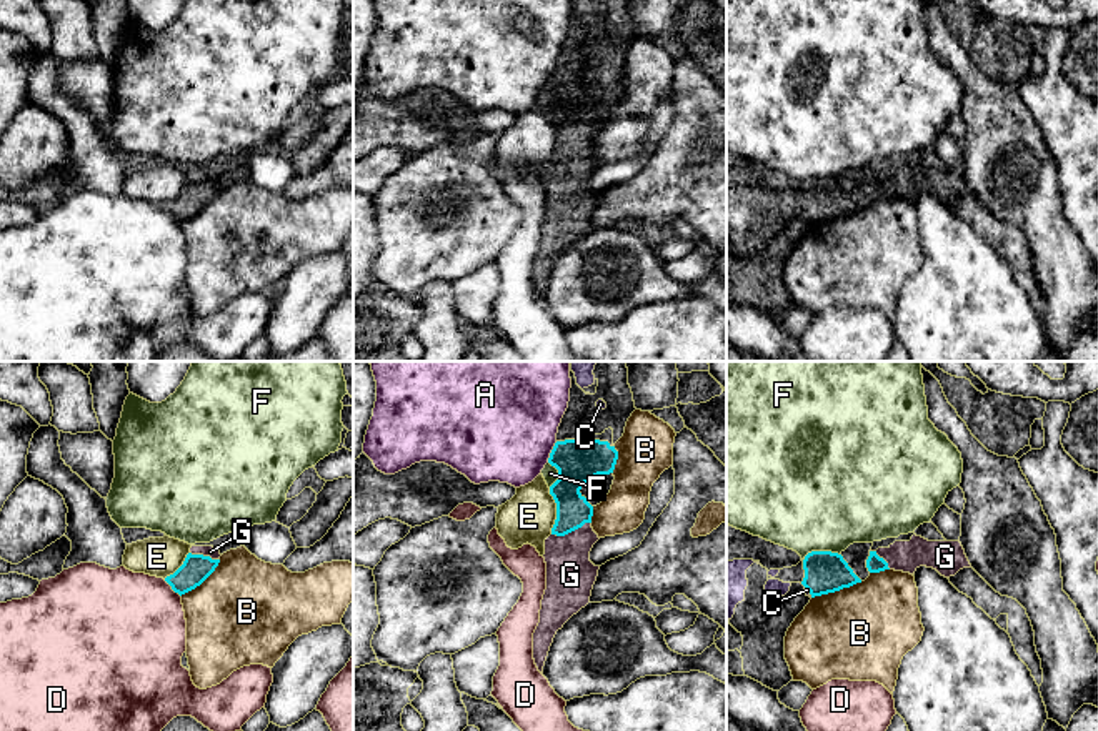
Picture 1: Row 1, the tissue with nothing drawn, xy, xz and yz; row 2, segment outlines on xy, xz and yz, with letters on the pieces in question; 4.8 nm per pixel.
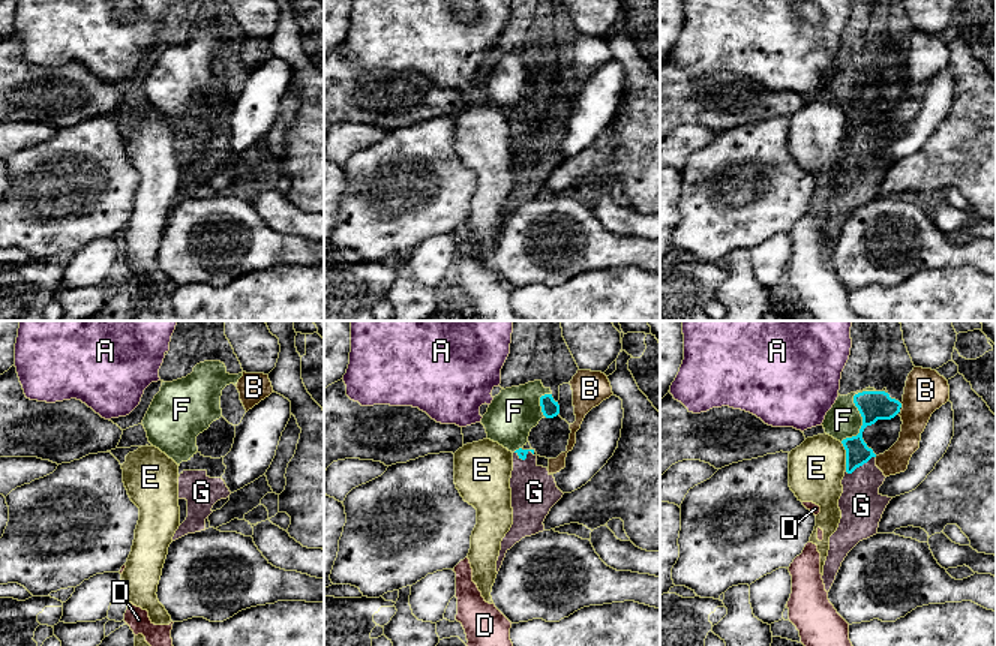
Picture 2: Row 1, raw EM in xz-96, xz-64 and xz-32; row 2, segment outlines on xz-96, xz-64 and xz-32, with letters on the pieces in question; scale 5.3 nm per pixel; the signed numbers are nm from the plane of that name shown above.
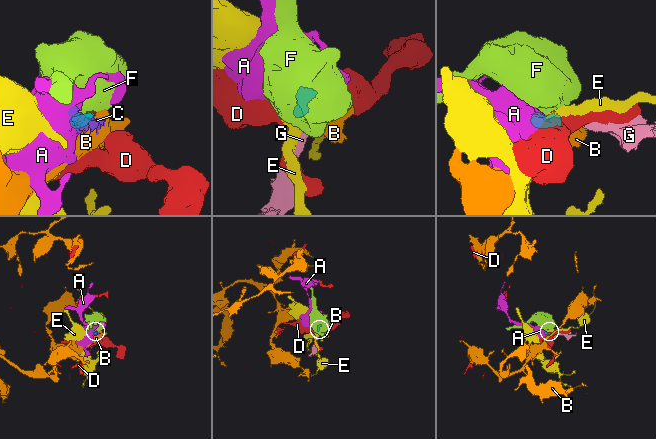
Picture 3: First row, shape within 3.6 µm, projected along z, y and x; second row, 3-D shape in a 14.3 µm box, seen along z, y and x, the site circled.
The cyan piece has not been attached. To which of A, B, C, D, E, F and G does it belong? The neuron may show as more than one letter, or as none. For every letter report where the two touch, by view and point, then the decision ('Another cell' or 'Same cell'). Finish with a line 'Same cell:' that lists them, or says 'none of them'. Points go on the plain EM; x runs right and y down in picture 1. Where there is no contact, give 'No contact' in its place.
A: Touches cyan at xz (552, 79). Another cell
B: Touches cyan at yz (837, 217). Another cell
C: Touches cyan at yz (810, 220). Same cell
D: Touches cyan at xy (172, 215). Another cell
E: Touches cyan at xz (557, 139). Another cell
F: Touches cyan at yz (820, 179). Another cell
G: Touches cyan at xz (570, 159). Same cell
Same cell: C, G

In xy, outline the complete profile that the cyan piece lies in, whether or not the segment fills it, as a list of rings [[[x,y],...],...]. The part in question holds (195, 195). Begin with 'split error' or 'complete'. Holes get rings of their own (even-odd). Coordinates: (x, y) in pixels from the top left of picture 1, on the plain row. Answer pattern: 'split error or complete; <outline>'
split error; [[[192,173],[183,191],[165,208],[182,223],[200,213],[215,198],[220,183],[213,173]]]

